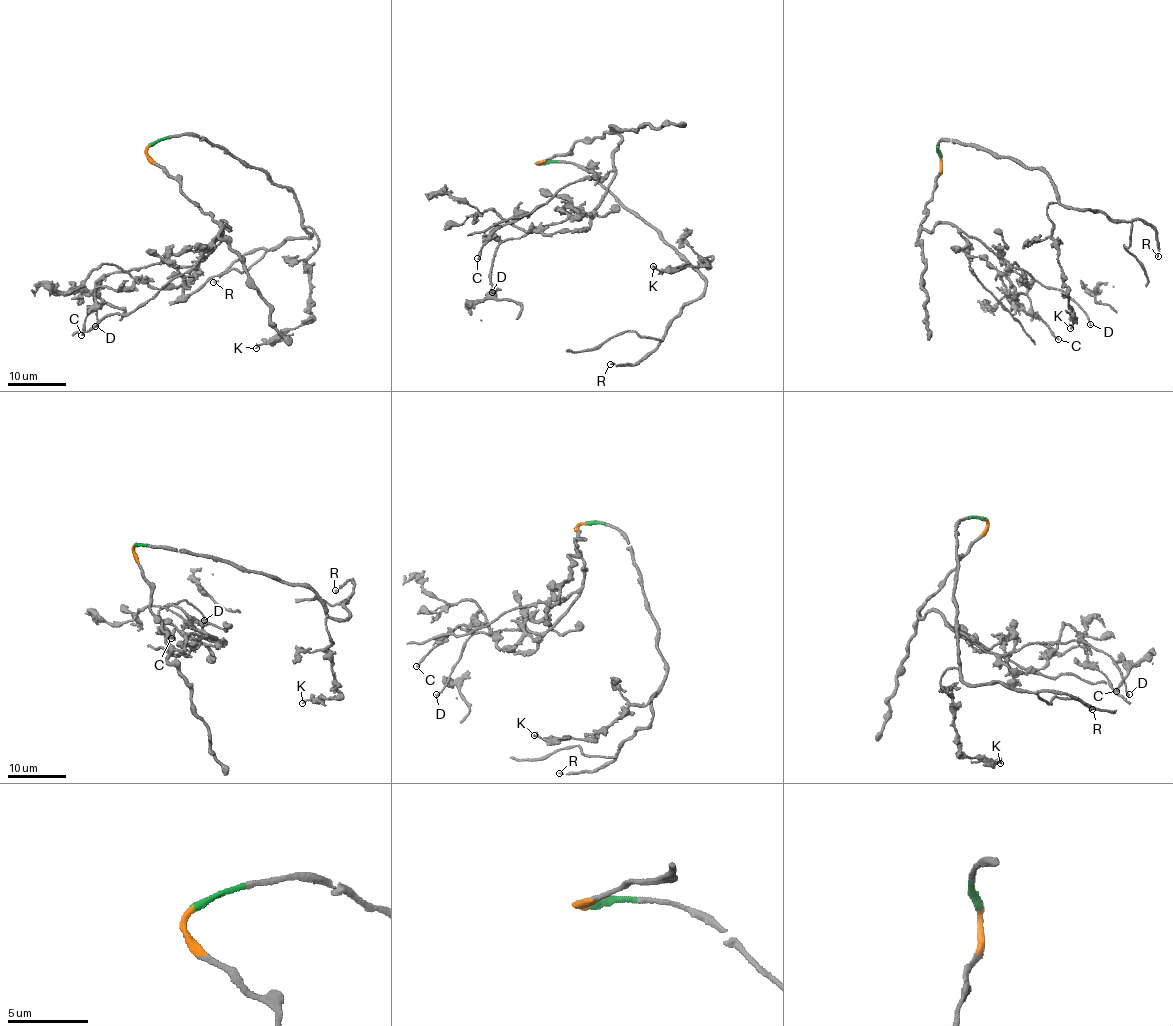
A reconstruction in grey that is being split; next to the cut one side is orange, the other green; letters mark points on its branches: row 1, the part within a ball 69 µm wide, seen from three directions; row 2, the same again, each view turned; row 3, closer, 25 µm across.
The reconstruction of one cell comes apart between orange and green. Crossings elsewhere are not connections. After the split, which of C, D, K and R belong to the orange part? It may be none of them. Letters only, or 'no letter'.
C, D

